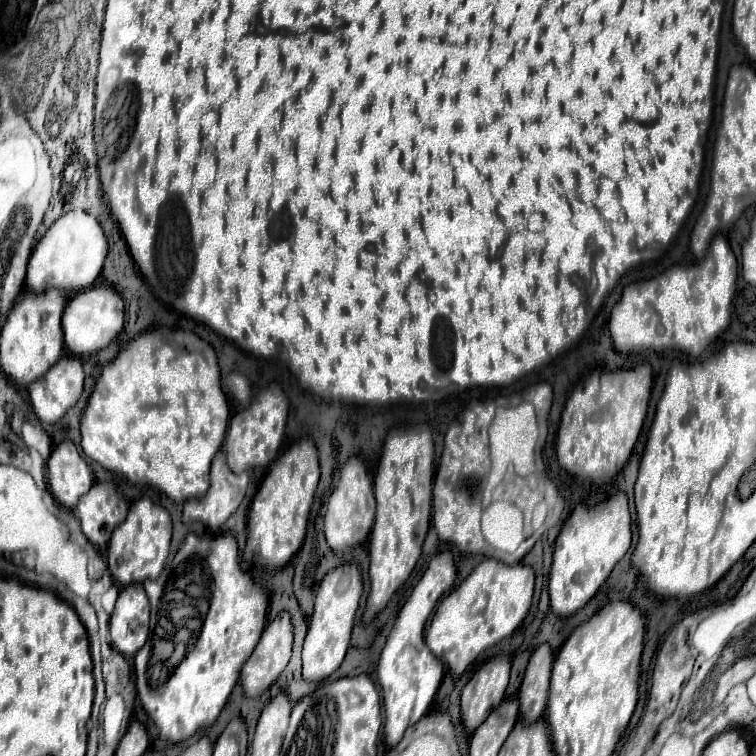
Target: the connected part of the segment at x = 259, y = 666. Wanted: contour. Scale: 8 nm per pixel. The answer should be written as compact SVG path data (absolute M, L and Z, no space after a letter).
M284 611L270 621L252 653L240 671L240 683L246 697L264 693L284 671L292 655L292 623Z

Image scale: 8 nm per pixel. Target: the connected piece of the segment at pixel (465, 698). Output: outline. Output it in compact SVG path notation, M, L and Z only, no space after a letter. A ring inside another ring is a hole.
M508 657L486 661L462 691L462 721L468 733L474 733L486 717L502 703L510 679Z

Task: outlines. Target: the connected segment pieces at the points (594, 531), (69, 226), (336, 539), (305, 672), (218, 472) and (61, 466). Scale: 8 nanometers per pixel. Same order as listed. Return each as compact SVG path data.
M624 493L612 497L608 503L596 505L594 509L584 509L578 505L562 527L550 571L550 605L558 617L570 617L582 609L600 585L608 579L614 565L624 557L632 543L632 519L628 509L628 499Z
M68 211L58 221L54 221L46 235L38 241L28 263L26 287L34 293L58 289L66 295L90 289L102 271L106 253L108 245L100 223L84 211Z
M352 457L348 463L340 467L340 481L328 501L328 511L324 517L324 533L332 551L346 551L360 545L372 531L374 511L376 511L376 501L372 491L372 479L364 463L358 457Z
M350 563L344 567L336 567L330 571L316 593L316 603L314 603L314 615L310 617L308 625L308 635L304 641L302 649L302 677L304 681L324 681L330 677L344 661L344 655L350 645L350 635L352 635L352 625L354 625L354 615L360 603L362 595L362 579L358 565Z
M222 451L214 457L210 469L210 489L202 499L190 499L184 503L184 523L200 521L212 531L218 531L222 523L238 509L248 485L248 473L232 473L222 459Z
M62 441L48 461L48 485L58 505L74 509L78 499L90 491L94 477L72 441Z

